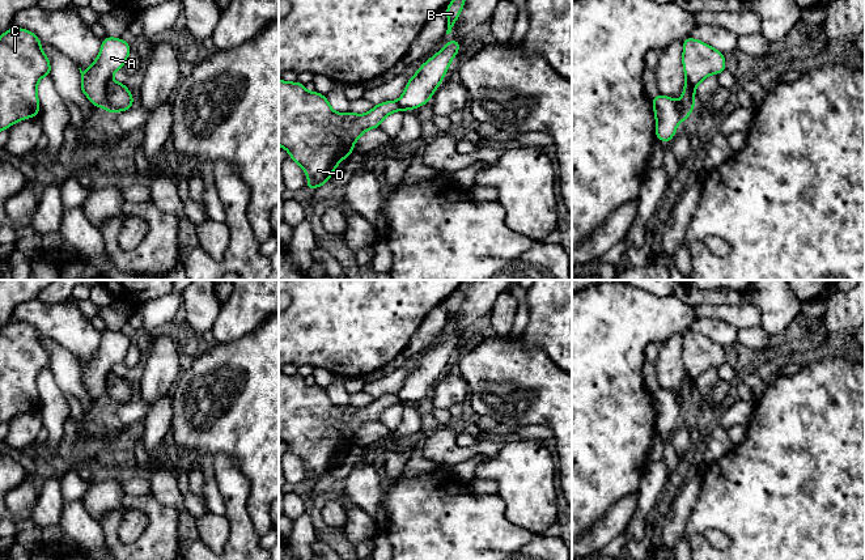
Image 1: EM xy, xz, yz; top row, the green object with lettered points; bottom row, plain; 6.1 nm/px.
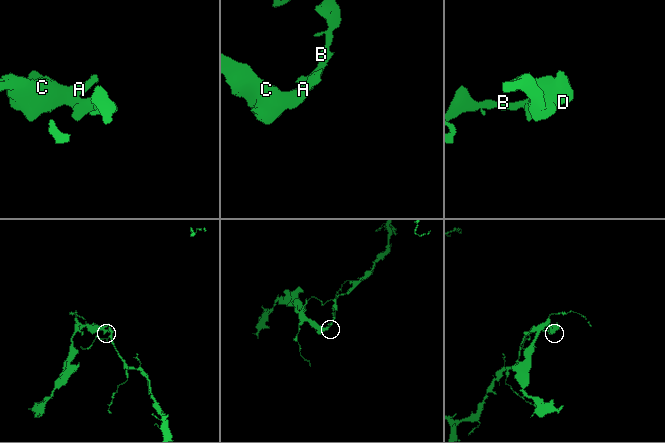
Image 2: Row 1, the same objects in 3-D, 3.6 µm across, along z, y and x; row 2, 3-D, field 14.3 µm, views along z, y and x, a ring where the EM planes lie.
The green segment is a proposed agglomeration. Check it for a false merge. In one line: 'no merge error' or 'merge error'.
merge error

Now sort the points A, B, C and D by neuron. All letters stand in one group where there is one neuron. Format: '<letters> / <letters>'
A C D / B

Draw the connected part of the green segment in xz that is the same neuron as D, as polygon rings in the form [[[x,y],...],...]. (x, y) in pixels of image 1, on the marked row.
[[[279,79],[279,145],[305,170],[309,179],[305,190],[314,190],[328,183],[336,166],[353,152],[356,140],[365,131],[380,128],[387,115],[399,110],[397,101],[386,101],[362,115],[351,111],[339,114],[331,109],[326,96],[308,92],[298,81],[285,82]]]

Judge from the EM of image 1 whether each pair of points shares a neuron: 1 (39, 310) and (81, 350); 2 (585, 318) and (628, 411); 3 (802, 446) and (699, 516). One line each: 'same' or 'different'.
1: same
2: same
3: same

